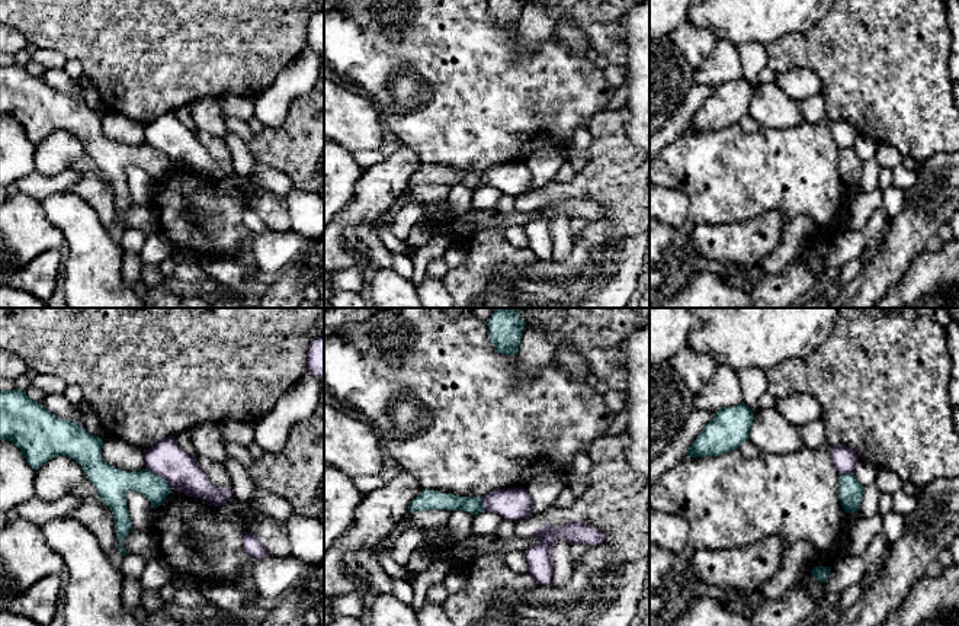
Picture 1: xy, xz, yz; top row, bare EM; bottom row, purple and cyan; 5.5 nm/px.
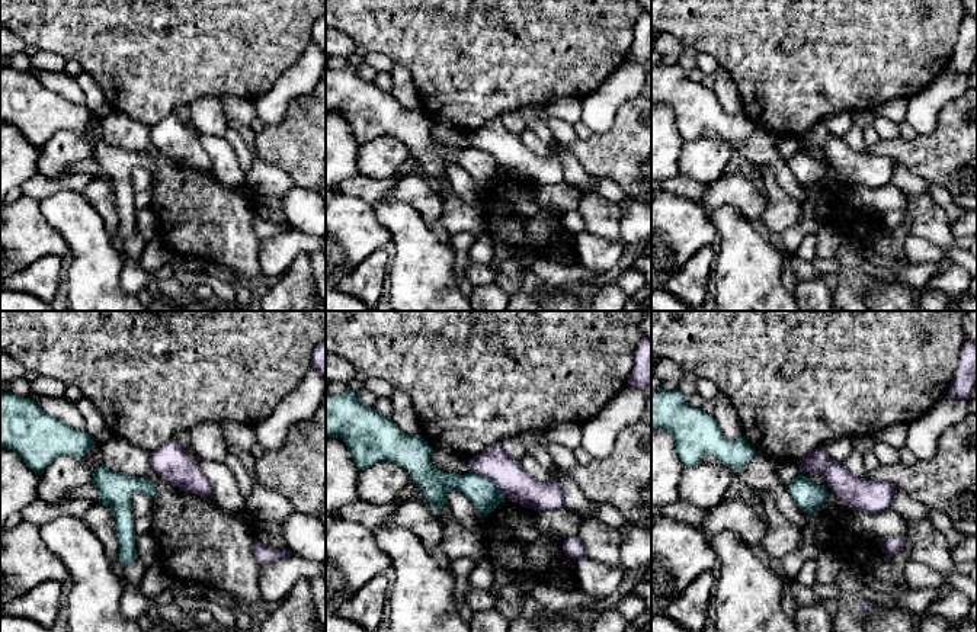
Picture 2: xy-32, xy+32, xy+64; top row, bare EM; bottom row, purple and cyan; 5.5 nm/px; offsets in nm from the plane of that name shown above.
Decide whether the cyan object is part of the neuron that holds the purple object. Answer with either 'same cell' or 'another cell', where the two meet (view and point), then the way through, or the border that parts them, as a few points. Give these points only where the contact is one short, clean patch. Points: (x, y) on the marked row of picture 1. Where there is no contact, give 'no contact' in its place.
another cell; contact xy (160, 475); border xy (146, 468), (160, 475), (172, 488)

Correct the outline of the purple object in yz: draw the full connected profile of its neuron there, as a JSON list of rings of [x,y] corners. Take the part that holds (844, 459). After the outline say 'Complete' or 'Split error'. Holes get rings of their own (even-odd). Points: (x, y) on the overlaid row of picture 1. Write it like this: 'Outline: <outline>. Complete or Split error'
Outline: [[[846,444],[833,446],[831,459],[840,475],[853,473],[859,460],[856,452]]]. Complete

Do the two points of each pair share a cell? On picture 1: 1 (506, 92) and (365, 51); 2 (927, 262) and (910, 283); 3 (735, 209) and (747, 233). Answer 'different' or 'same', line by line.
1: same
2: same
3: different

